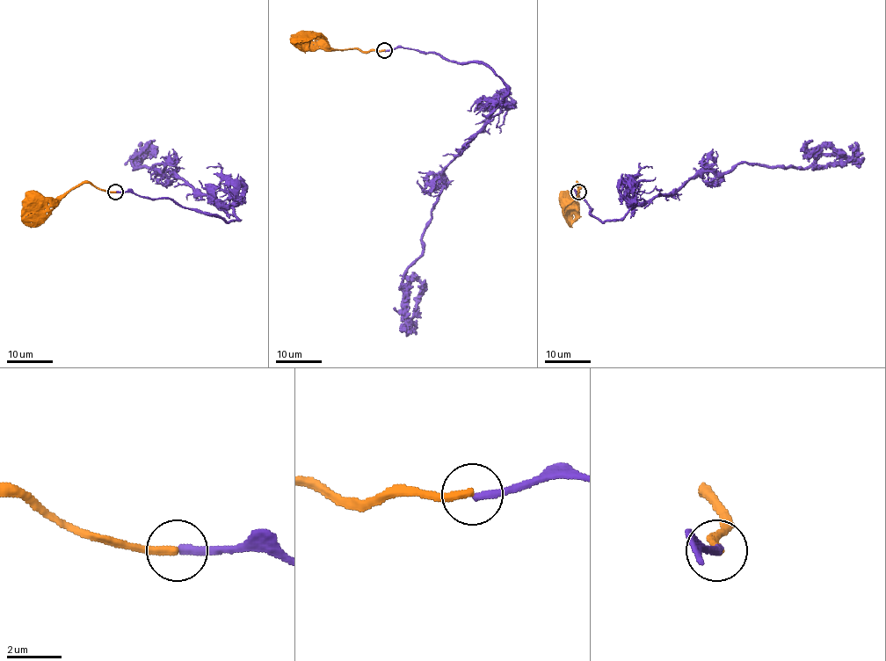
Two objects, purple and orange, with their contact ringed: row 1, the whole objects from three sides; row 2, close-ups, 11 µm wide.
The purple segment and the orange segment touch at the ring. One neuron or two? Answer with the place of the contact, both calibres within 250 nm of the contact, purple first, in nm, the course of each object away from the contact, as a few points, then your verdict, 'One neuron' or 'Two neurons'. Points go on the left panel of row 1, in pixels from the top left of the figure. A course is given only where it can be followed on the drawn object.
Place: (115, 192). Thickness 320 nm (purple) against 320 nm. Course of purple: (116, 192), (170, 198), (226, 221), (238, 218), (162, 163), (135, 167), (150, 148), (156, 158). Course of orange: (116, 192), (99, 190), (90, 183), (79, 183), (59, 199), (45, 198), (34, 206), (34, 202). One neuron

